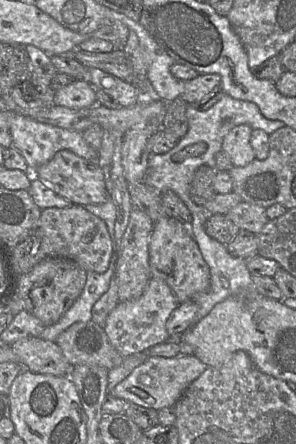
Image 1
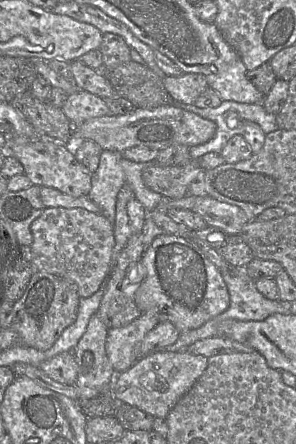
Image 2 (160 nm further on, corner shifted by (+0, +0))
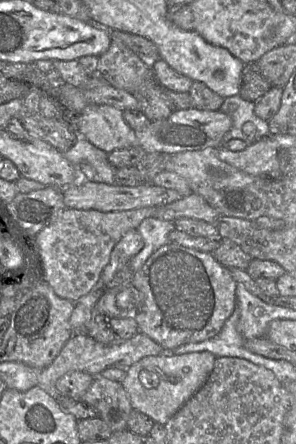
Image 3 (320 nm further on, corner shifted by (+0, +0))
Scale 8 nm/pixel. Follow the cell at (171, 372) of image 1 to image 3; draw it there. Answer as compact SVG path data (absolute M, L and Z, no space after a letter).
M207 351L173 355L164 352L147 356L130 366L121 381L133 410L165 425L179 409L204 385L214 368L216 357Z

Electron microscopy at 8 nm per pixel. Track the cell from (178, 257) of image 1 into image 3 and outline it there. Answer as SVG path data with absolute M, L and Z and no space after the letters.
M169 242L134 272L128 288L139 291L135 305L138 331L170 352L180 345L216 336L236 307L236 287L230 269L219 263L213 253Z

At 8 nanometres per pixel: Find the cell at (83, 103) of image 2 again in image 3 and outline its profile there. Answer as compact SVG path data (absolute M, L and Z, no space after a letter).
M90 104L80 114L71 117L79 136L106 153L136 145L135 131L125 122L123 111L113 106Z

